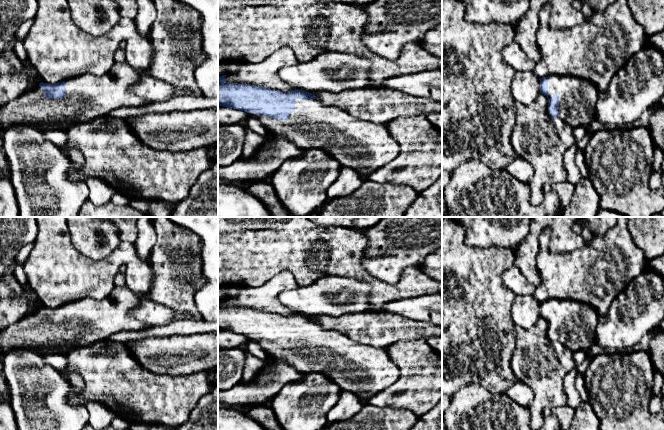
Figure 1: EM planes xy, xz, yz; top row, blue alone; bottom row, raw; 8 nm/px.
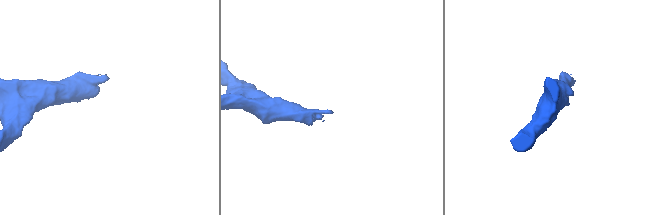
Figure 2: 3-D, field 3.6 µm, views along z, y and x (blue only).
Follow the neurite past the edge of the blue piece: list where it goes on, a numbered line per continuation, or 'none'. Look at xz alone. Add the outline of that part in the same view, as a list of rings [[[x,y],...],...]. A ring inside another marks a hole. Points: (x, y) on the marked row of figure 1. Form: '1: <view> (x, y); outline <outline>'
1: xz (364, 146); outline [[[296,99],[295,111],[286,120],[266,115],[258,115],[256,118],[267,128],[268,133],[288,139],[303,150],[324,150],[342,167],[355,170],[363,180],[395,159],[400,152],[399,144],[388,132],[386,124],[361,119],[347,110],[324,104],[318,99]]]

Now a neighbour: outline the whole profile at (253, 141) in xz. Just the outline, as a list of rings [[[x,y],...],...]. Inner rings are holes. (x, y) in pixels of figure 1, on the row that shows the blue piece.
[[[247,127],[242,156],[250,157],[263,144],[263,137]]]

